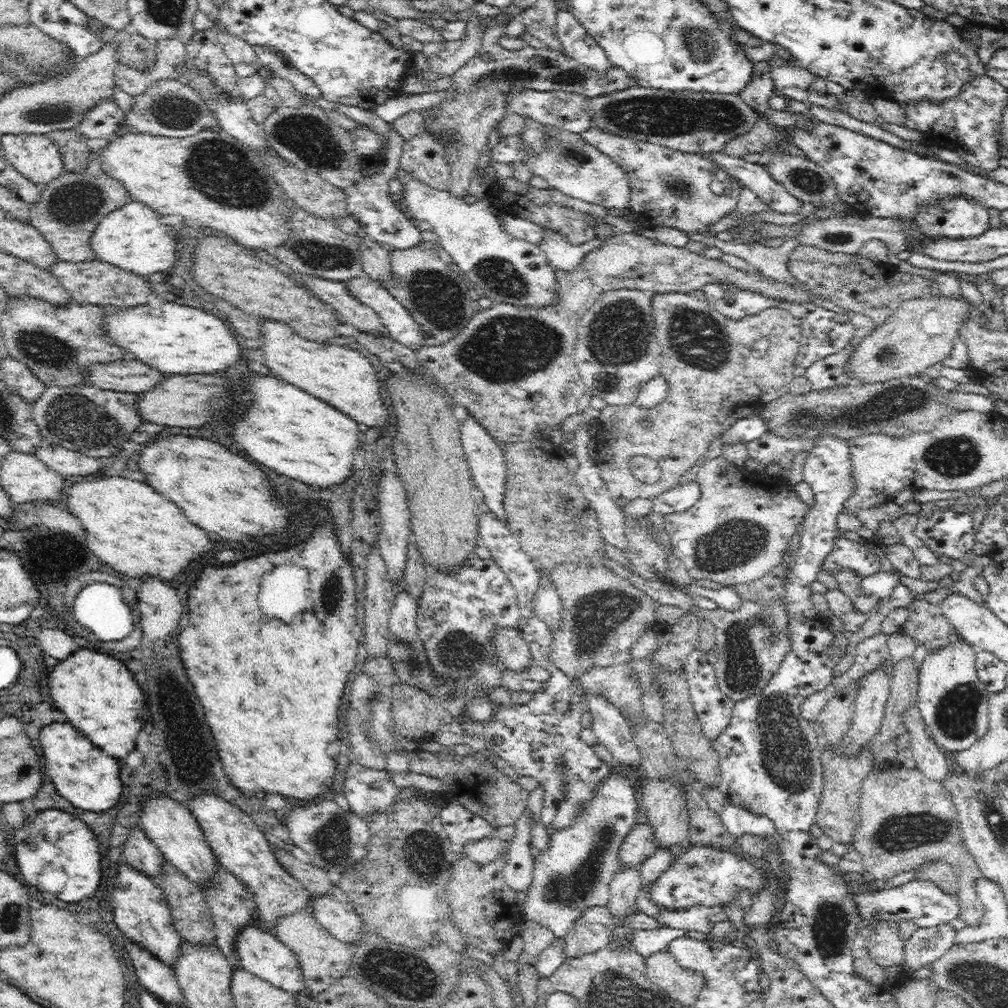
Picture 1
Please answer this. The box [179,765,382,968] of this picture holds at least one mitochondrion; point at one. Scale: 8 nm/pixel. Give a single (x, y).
(332, 841)

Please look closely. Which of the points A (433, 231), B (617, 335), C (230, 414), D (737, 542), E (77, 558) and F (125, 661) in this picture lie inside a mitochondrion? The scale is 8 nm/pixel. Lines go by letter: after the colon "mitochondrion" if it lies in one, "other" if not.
A: other
B: mitochondrion
C: other
D: mitochondrion
E: other
F: other

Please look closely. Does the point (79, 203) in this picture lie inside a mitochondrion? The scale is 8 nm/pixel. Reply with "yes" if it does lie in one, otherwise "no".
yes

